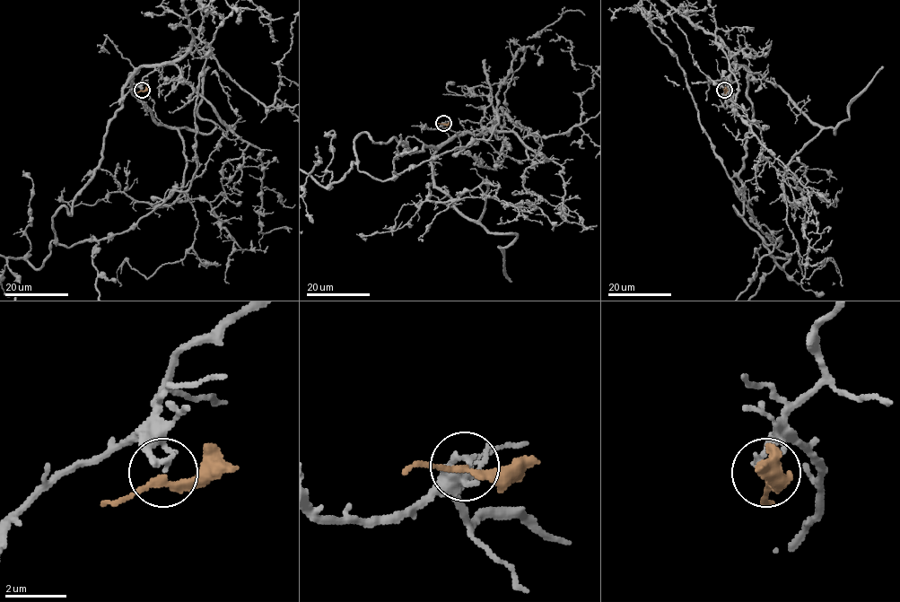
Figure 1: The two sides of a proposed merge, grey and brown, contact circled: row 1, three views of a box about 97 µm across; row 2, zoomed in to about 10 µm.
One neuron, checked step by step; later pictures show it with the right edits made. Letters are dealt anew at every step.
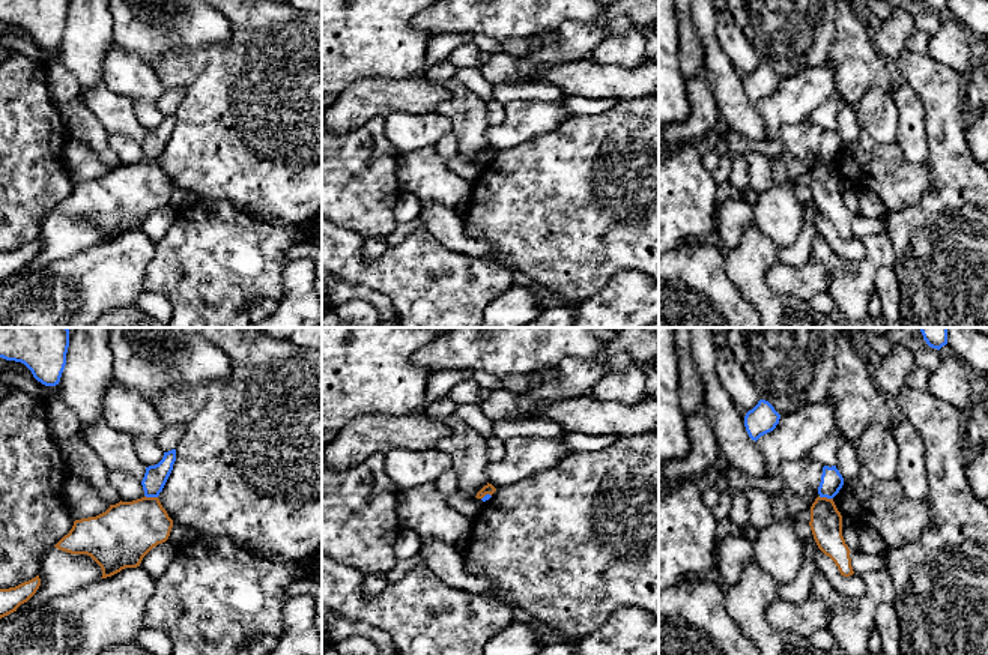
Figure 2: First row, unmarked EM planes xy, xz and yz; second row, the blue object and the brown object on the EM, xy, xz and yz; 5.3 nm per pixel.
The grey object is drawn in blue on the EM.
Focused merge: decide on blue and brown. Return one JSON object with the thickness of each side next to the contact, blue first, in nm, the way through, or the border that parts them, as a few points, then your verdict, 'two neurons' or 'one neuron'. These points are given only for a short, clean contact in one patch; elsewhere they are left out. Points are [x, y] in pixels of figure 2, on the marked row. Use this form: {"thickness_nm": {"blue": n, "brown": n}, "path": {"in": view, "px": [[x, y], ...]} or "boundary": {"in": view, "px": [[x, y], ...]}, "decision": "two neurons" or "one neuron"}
{"thickness_nm": {"blue": 120, "brown": 180}, "boundary": {"in": "yz", "px": [[818, 496], [832, 499]]}, "decision": "two neurons"}

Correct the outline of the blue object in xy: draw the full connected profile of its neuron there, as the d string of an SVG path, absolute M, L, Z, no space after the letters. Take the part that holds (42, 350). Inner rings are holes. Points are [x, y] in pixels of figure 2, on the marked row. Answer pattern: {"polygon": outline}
{"polygon": "M0 328L0 358L24 364L45 386L59 385L68 347L68 328Z"}

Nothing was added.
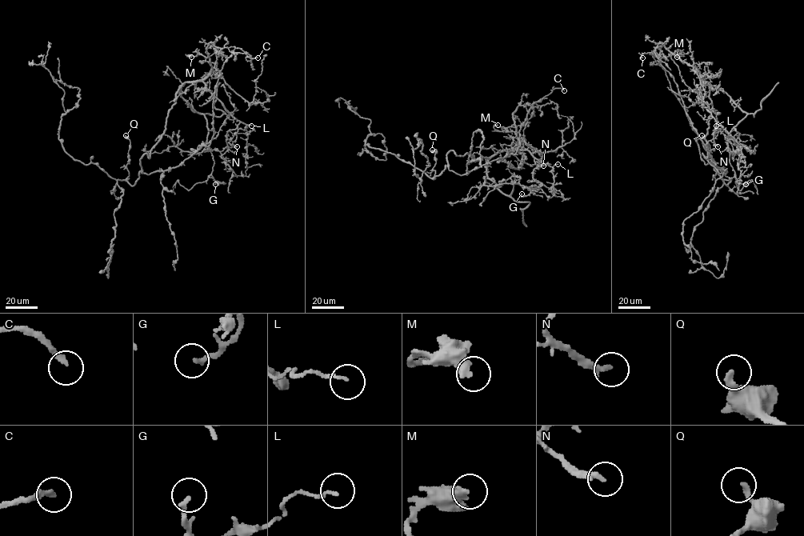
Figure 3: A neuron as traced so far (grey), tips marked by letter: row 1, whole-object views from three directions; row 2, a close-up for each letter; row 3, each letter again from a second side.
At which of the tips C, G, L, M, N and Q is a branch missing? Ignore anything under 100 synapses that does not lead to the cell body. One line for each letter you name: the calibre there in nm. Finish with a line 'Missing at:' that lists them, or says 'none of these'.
Missing at: none of these

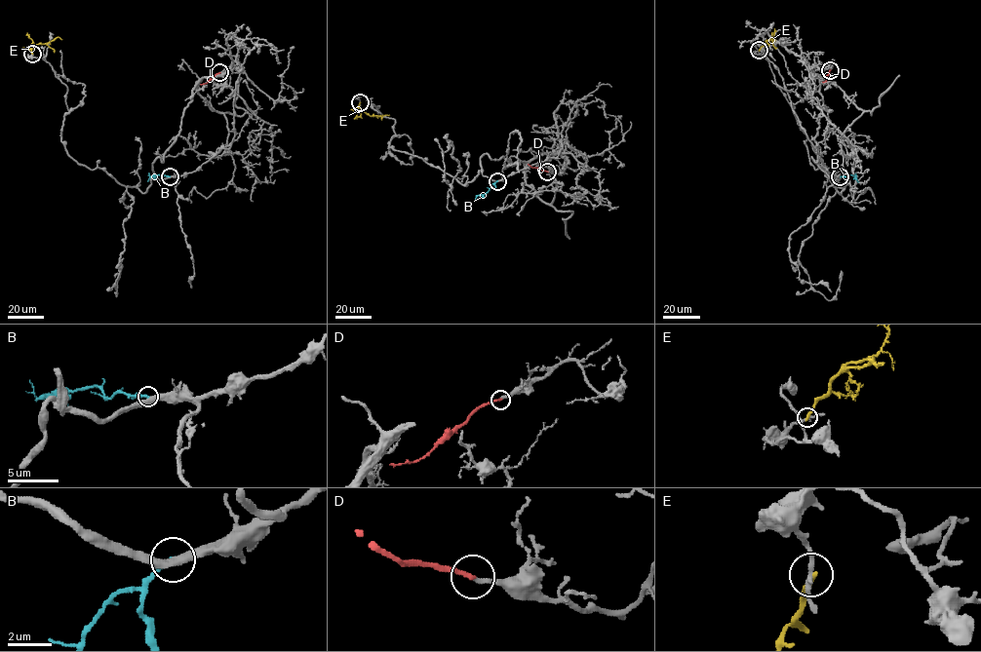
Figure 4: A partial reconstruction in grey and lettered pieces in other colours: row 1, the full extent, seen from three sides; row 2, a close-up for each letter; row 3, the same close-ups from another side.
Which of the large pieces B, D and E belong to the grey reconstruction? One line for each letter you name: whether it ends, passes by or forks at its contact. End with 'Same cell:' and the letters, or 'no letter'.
Same cell: no letter

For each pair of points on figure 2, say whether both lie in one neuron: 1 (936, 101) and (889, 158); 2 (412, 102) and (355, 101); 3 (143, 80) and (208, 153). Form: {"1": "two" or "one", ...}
{"1": "two", "2": "one", "3": "two"}

